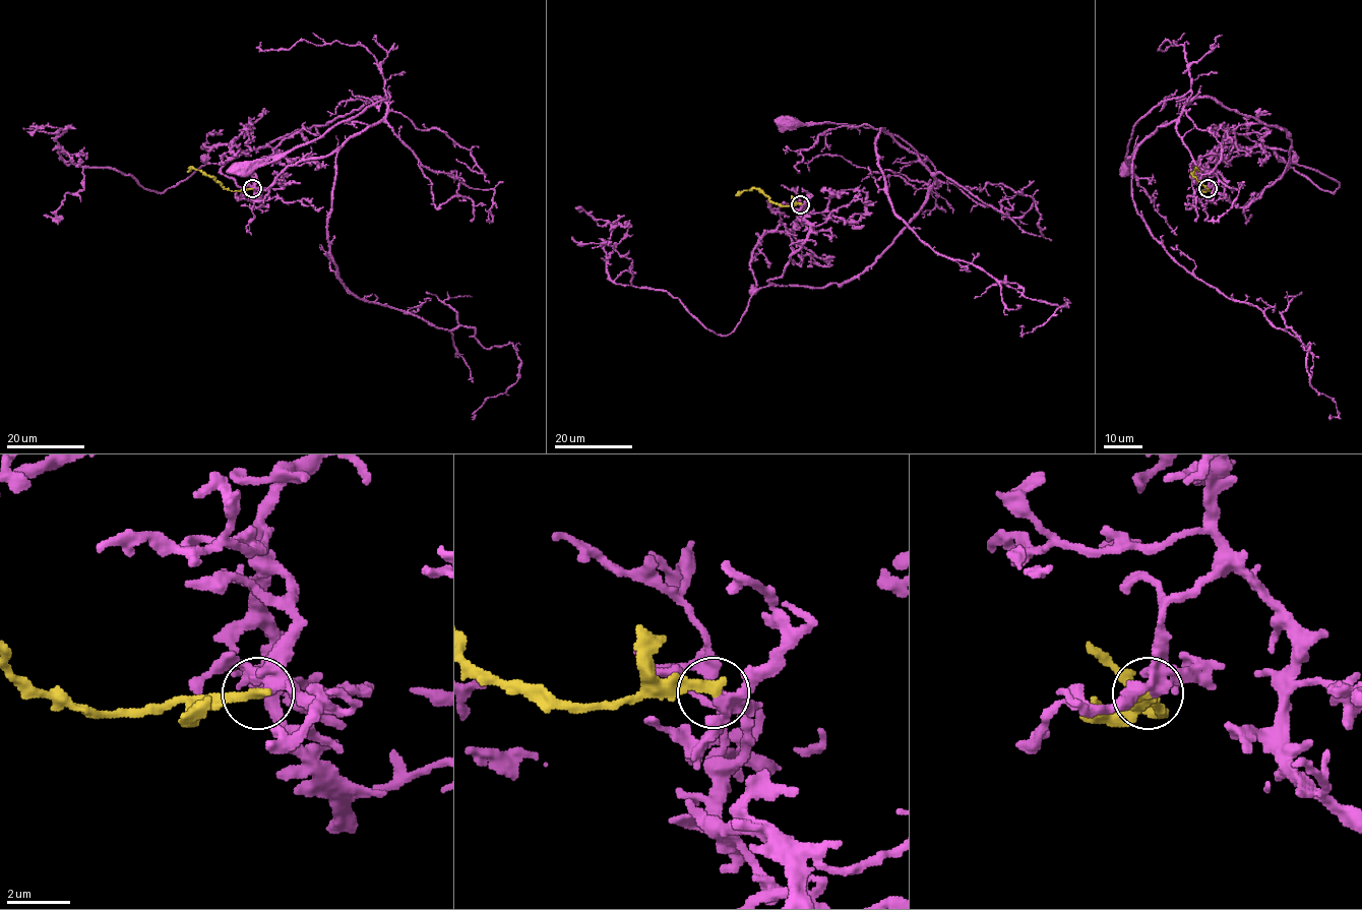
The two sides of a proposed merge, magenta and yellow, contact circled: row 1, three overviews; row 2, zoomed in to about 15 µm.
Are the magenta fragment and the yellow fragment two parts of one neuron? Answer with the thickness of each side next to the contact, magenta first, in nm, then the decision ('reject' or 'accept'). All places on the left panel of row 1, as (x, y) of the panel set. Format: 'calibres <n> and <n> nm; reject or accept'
calibres 220 and 360 nm; reject

